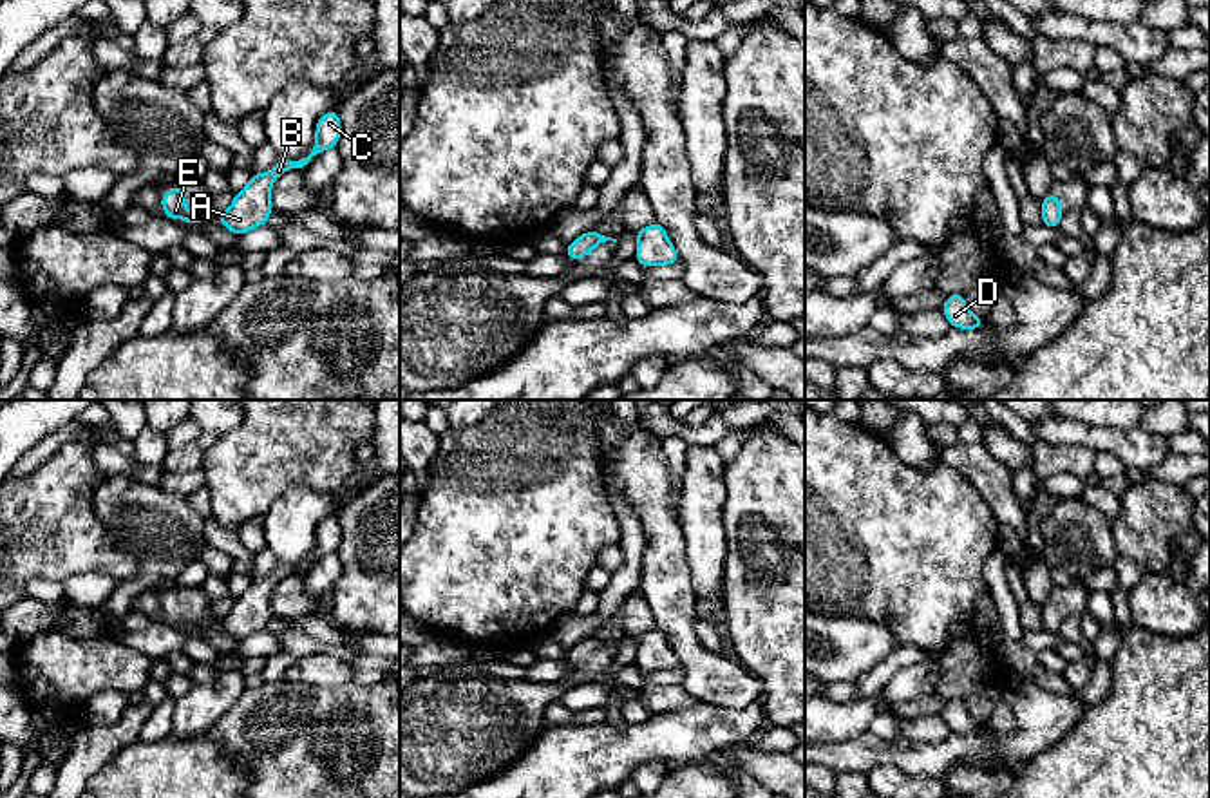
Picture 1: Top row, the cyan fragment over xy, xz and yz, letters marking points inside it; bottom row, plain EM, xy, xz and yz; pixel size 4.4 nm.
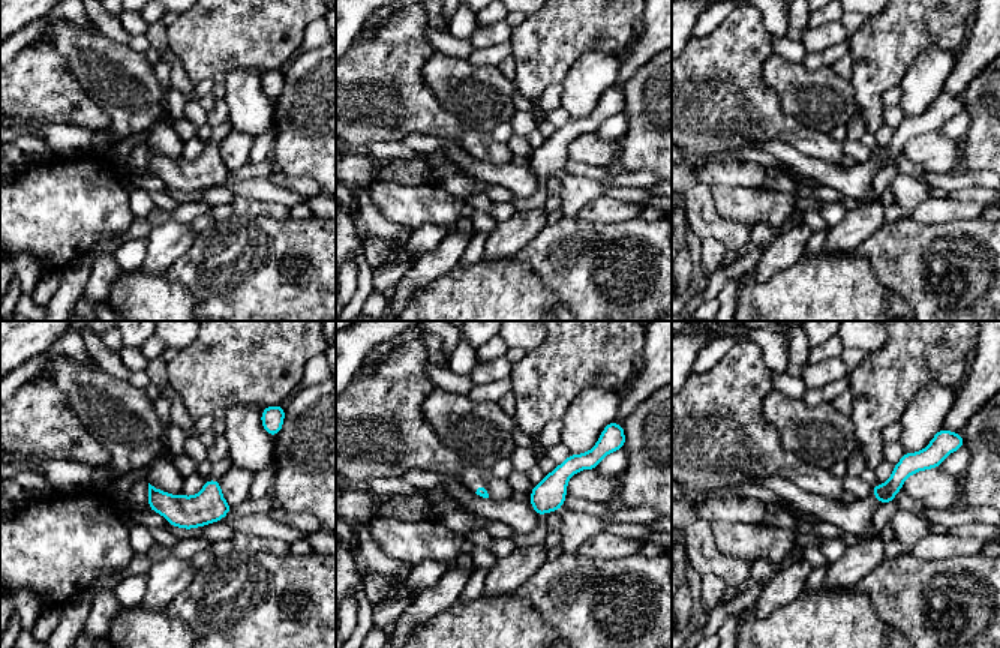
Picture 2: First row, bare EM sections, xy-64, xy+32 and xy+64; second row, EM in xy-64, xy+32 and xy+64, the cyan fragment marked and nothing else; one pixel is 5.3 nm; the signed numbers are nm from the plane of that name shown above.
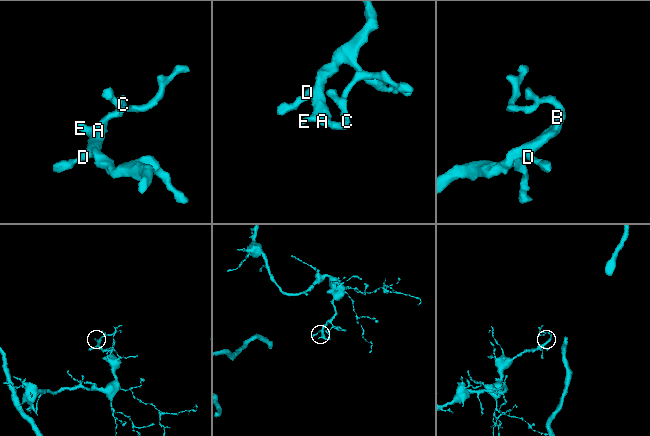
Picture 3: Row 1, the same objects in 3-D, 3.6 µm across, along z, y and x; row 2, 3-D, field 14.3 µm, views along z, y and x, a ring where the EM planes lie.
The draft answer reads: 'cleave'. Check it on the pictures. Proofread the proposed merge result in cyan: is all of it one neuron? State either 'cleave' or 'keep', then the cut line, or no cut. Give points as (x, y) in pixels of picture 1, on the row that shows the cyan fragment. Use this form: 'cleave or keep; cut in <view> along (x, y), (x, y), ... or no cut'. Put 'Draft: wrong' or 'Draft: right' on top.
Draft: wrong
keep; no cut

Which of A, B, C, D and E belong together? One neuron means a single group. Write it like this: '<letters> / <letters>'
A B C D E

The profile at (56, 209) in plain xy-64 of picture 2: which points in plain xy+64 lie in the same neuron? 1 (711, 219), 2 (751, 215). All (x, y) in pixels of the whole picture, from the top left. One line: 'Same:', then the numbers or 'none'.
Same: 2

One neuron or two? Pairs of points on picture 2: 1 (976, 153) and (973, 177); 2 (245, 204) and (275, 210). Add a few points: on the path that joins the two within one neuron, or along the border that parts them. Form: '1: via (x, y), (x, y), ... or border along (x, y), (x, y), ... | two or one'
1: border along (960, 167), (984, 171) | two
2: via (252, 207), (267, 209) | one

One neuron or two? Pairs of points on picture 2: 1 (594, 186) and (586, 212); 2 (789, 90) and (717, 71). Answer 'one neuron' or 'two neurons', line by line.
1: two neurons
2: two neurons

